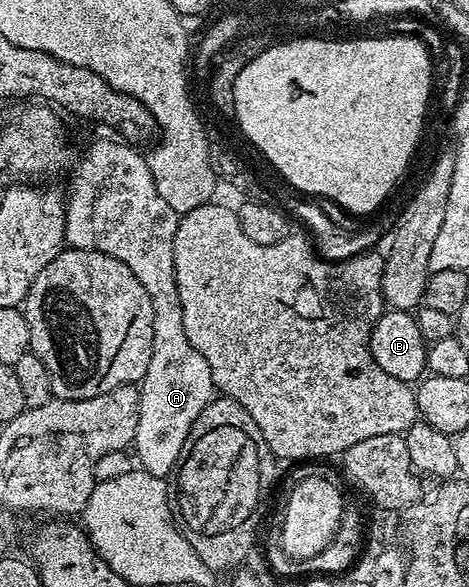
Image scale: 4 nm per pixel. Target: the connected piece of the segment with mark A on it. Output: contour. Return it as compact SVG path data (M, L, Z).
M115 140L94 142L77 163L72 182L66 188L64 240L73 249L97 249L126 263L126 267L134 271L134 279L146 287L146 295L150 295L150 303L154 307L154 347L150 351L150 367L146 367L144 380L138 385L140 410L134 457L139 468L155 477L167 478L176 468L182 443L186 443L186 435L190 435L194 419L198 419L198 415L202 415L202 411L214 400L214 386L206 359L202 359L202 355L194 351L190 339L186 339L186 327L182 323L182 299L178 299L174 271L174 231L178 231L180 217L174 207L158 195L147 156L123 140Z

